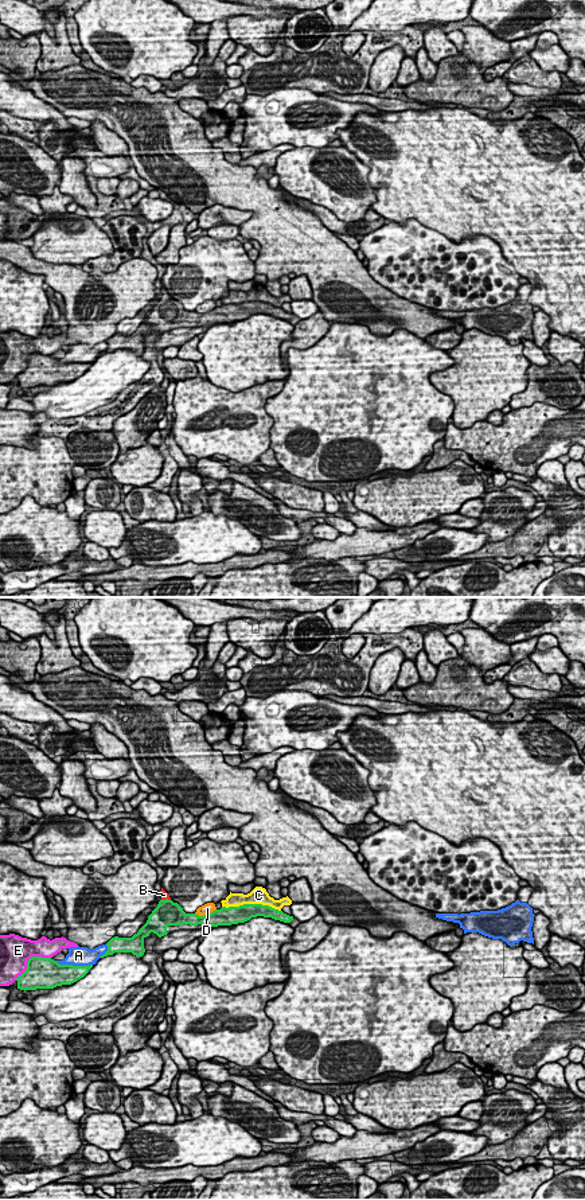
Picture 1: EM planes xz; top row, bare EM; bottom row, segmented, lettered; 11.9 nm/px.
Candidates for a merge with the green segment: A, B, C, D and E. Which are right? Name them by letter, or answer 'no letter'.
B

